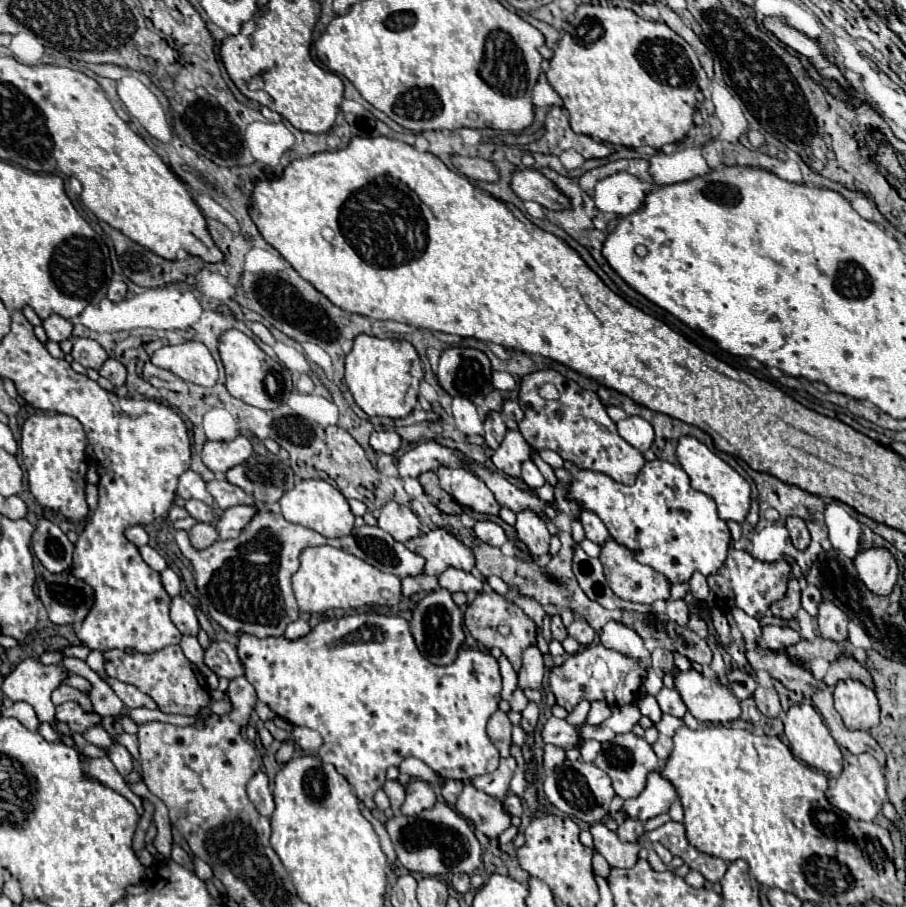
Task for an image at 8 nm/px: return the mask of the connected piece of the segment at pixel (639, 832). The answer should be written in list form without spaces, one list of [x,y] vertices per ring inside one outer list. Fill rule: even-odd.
[[[626,818],[620,826],[618,826],[618,836],[622,842],[636,842],[644,836],[644,824],[640,820],[632,820],[632,818]]]

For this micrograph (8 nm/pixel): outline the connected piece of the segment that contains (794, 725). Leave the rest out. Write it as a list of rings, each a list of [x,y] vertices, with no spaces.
[[[812,704],[792,706],[786,712],[786,718],[784,718],[784,732],[786,732],[786,738],[790,742],[790,750],[796,758],[800,758],[808,766],[812,766],[820,772],[826,772],[834,778],[840,776],[840,772],[842,772],[842,752],[840,752],[838,744],[834,742],[834,738],[830,736],[830,730],[826,728],[822,716],[818,714],[818,710]]]

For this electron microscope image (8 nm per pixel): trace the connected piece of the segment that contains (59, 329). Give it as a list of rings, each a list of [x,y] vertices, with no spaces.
[[[56,314],[48,316],[42,322],[42,326],[52,342],[62,342],[62,340],[68,340],[72,336],[72,324],[70,324],[70,320],[66,320],[62,316],[56,316]]]

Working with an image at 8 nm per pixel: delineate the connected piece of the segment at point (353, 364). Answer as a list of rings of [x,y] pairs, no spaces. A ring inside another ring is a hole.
[[[360,334],[354,340],[352,352],[346,356],[346,384],[348,390],[354,396],[354,402],[372,418],[372,416],[384,416],[384,418],[406,418],[416,402],[418,402],[418,384],[424,378],[422,370],[422,360],[416,352],[416,348],[410,342],[404,340],[394,340],[394,338],[376,338],[368,334]]]

